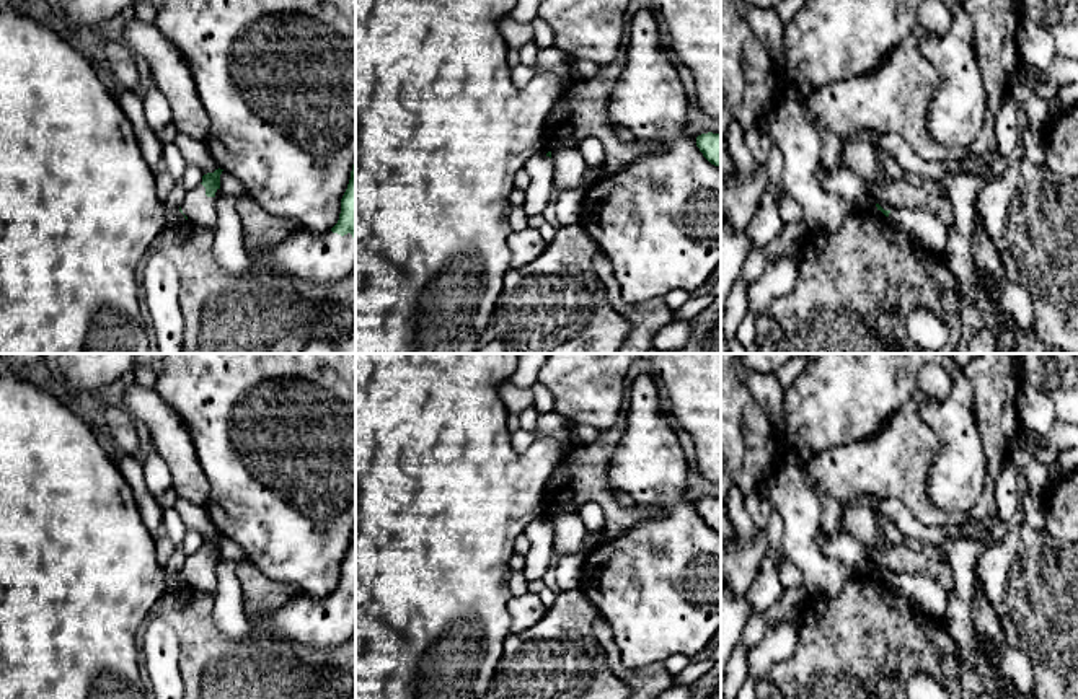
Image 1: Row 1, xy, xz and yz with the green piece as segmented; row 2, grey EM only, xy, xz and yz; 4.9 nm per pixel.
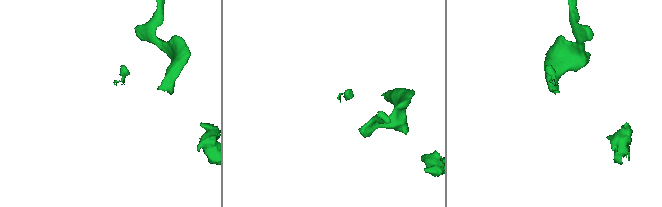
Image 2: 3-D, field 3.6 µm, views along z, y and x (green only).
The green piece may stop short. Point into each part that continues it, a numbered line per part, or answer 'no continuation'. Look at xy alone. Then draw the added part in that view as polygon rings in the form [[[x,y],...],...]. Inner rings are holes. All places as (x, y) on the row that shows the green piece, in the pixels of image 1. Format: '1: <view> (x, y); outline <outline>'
1: xy (322, 259); outline [[[294,233],[264,254],[261,264],[276,274],[294,275],[315,285],[331,285],[356,269],[356,240],[351,233]]]

